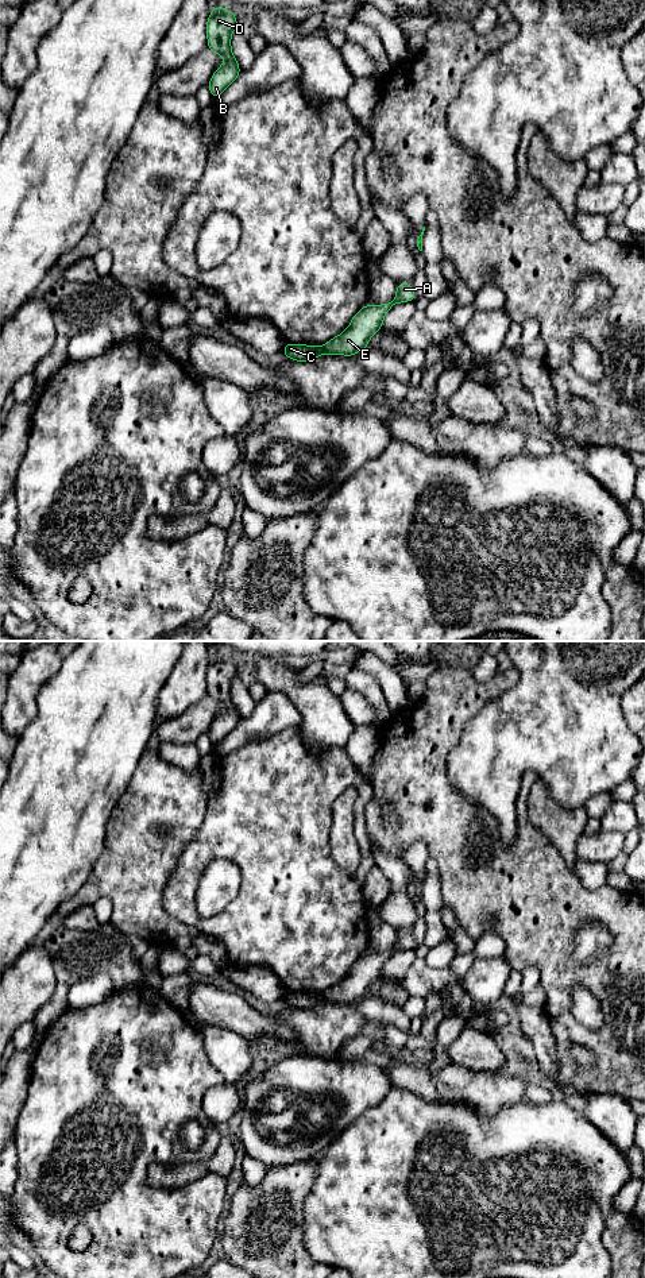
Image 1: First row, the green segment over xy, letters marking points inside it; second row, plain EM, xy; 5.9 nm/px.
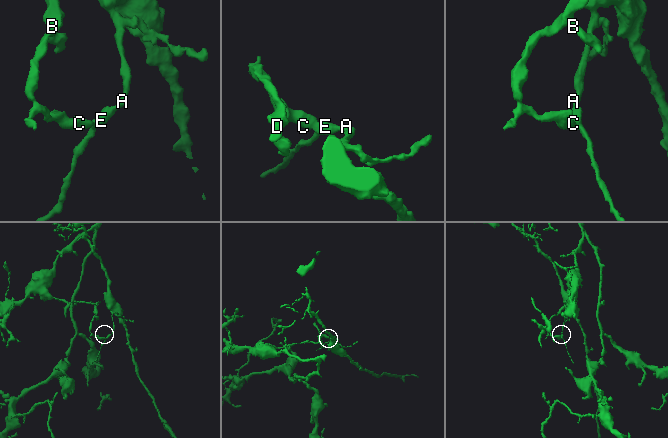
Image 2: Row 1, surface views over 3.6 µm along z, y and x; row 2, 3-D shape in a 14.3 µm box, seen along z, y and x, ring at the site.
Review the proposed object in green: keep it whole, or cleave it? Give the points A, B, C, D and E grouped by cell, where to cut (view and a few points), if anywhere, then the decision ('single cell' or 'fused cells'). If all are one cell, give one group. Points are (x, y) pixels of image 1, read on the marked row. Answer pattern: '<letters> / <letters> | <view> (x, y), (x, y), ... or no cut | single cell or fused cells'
A E / B C D | xy (320, 347), (324, 352) | fused cells

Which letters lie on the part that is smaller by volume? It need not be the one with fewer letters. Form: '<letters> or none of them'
A, E

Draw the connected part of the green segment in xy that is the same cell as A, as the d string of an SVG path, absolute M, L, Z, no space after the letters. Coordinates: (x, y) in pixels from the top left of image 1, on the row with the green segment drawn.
M401 282L397 286L395 298L383 305L364 305L351 320L349 327L339 336L325 343L321 350L328 355L354 356L367 348L368 340L375 332L382 329L385 314L399 302L414 301L417 297L413 287Z

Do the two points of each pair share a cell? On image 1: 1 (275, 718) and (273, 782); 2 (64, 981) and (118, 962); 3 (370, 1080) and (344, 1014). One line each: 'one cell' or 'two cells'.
1: two cells
2: one cell
3: two cells

